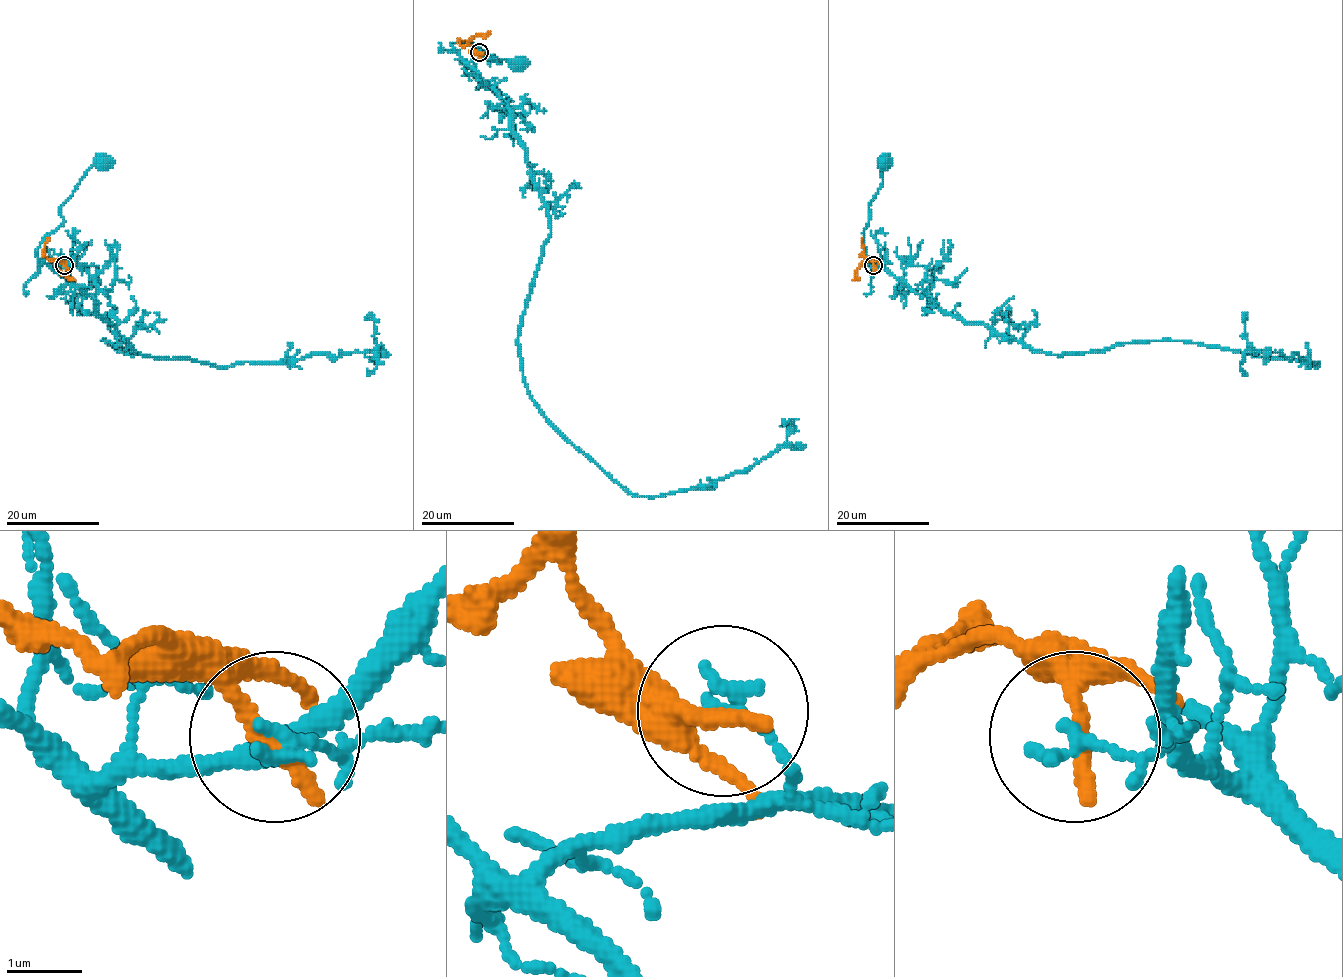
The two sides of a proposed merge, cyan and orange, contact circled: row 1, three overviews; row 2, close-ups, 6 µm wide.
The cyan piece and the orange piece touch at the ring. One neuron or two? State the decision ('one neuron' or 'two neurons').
two neurons

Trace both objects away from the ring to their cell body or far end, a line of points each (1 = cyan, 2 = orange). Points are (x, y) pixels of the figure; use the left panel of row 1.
1: (64, 265), (43, 262), (37, 256), (39, 244), (63, 223), (63, 203), (100, 161)
2: (64, 265), (44, 255), (43, 249), (49, 237)

